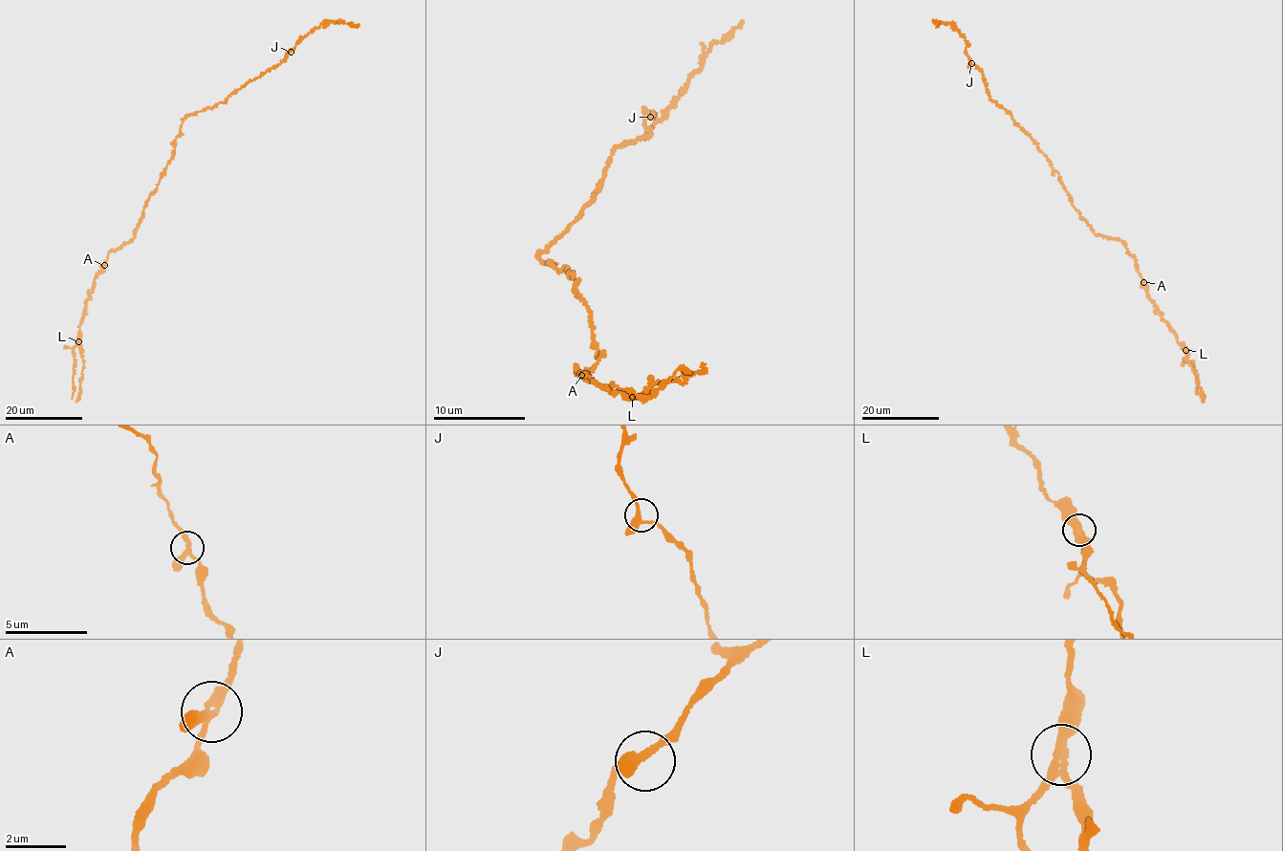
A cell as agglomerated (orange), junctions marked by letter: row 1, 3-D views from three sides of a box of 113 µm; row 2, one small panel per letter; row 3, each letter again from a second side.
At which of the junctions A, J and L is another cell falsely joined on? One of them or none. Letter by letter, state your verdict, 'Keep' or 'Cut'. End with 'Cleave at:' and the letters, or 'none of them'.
A: Keep
J: Keep
L: Cut
Cleave at: L

